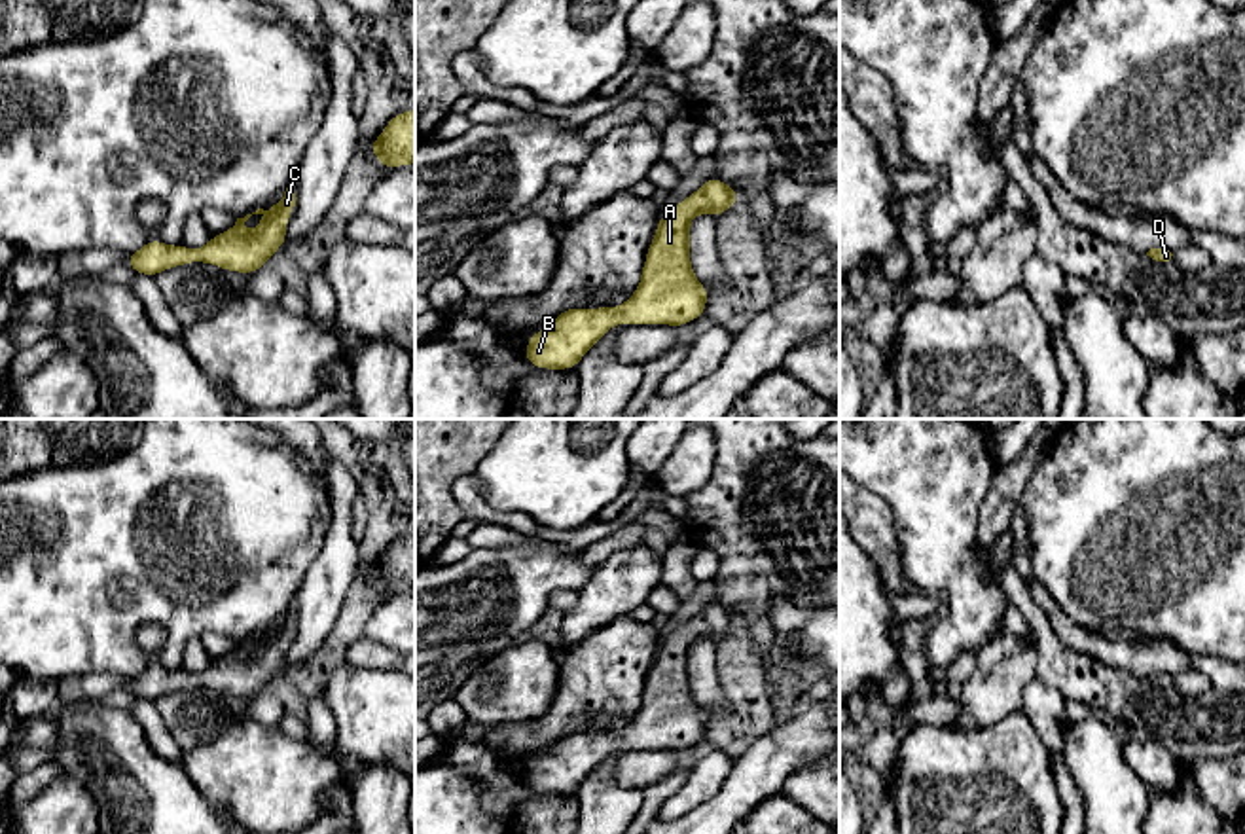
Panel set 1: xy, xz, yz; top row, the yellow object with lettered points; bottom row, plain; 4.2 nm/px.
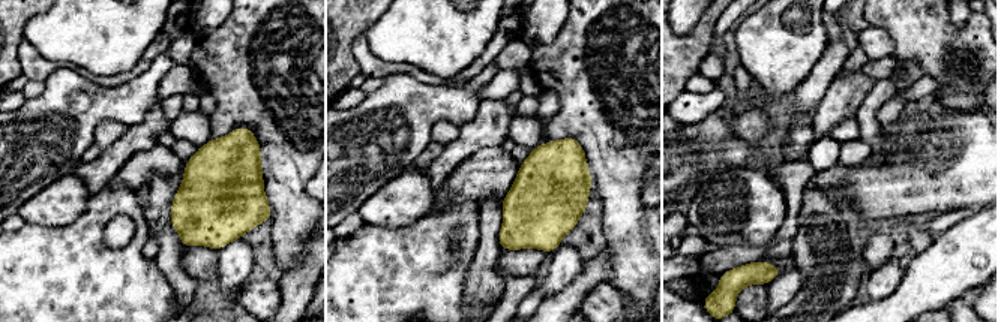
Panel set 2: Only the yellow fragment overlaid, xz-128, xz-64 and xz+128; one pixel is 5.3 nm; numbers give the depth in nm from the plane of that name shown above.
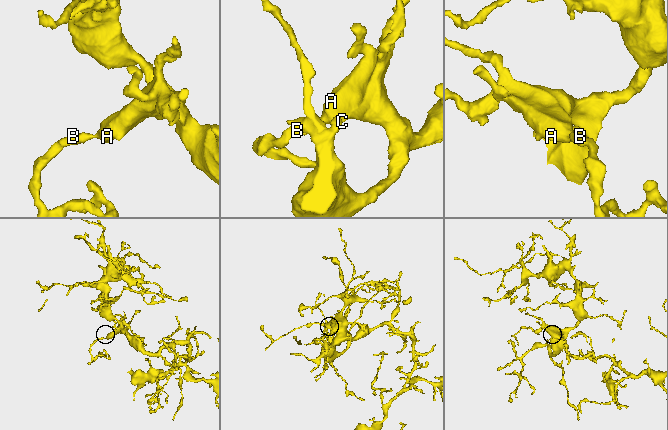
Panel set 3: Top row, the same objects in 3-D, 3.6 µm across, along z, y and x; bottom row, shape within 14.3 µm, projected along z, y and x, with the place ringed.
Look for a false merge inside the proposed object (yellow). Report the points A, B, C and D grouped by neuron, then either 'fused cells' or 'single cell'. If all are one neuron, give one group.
groups A B C D; single cell

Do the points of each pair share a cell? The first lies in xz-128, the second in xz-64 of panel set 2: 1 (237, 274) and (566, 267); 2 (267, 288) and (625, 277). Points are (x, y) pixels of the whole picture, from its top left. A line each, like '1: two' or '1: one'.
1: one
2: two

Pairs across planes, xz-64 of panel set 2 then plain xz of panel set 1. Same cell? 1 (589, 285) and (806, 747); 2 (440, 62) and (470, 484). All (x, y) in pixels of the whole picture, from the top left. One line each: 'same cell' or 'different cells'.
1: same cell
2: different cells

